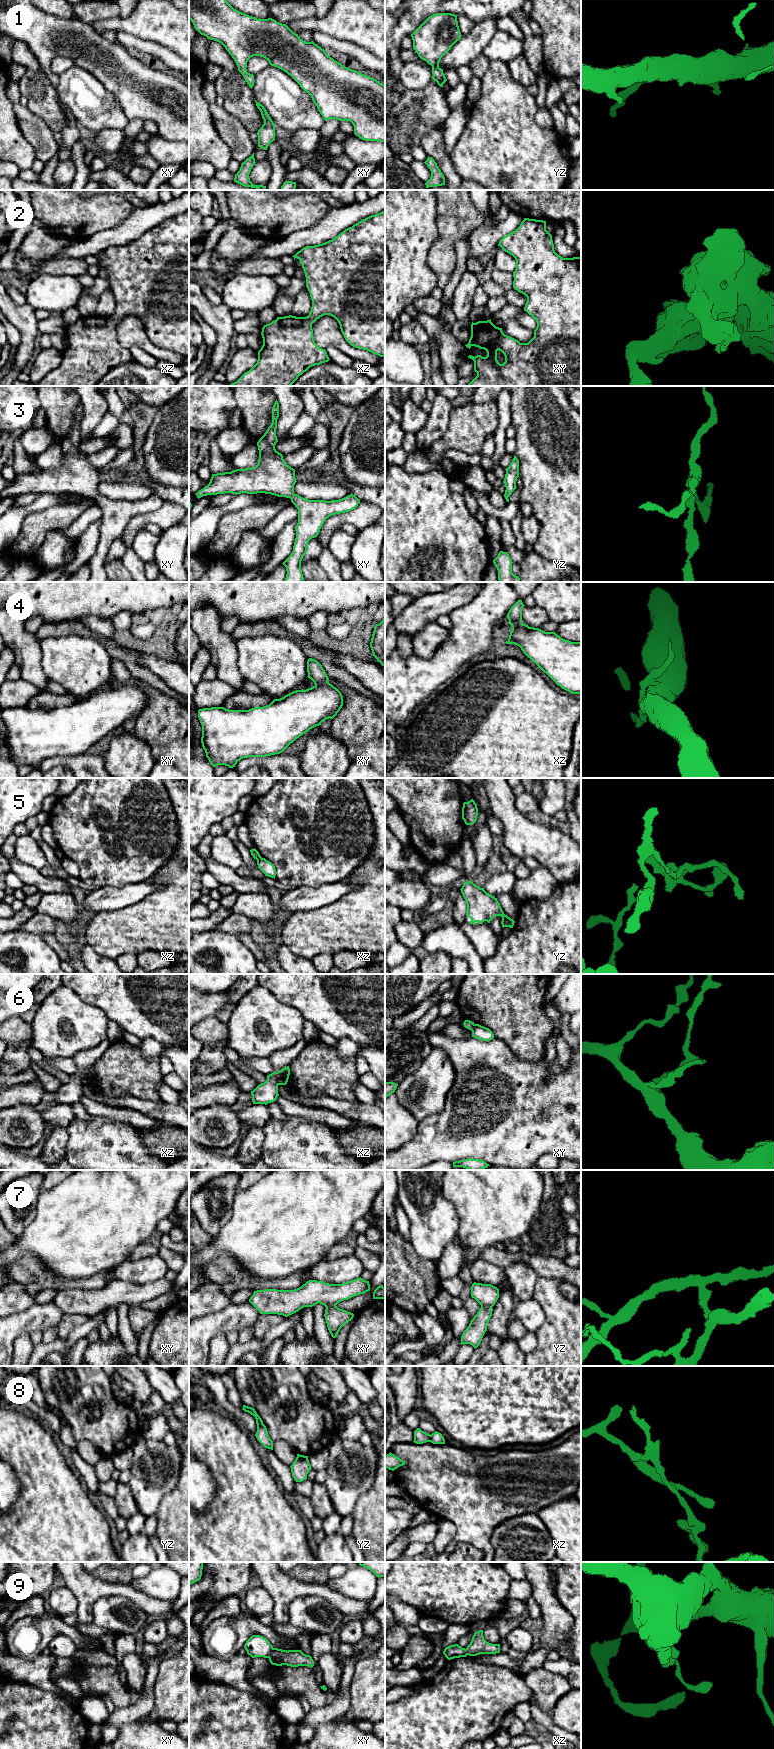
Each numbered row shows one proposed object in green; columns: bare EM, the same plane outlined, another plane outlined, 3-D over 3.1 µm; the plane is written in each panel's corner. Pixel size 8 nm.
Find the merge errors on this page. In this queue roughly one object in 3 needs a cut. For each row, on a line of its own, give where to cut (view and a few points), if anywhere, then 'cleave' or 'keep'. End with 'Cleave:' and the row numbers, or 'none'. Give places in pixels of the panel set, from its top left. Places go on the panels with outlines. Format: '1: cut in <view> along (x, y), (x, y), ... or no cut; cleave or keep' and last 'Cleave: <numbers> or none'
1: no cut; keep
2: no cut; keep
3: no cut; keep
4: no cut; keep
5: cut in xz along (260, 856), (257, 860); cleave
6: cut in xz along (276, 1072), (279, 1084); cleave
7: cut in yz along (481, 1305), (489, 1305), (491, 1307); cleave
8: cut in xz along (431, 1435), (429, 1441); cleave
9: cut in xy along (274, 1648), (267, 1657); cleave
Cleave: 5, 6, 7, 8, 9

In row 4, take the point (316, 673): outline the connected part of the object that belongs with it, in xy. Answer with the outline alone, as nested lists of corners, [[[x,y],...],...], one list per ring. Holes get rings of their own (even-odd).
[[[308,659],[307,672],[308,678],[315,684],[313,687],[293,691],[274,699],[267,706],[249,710],[229,710],[224,707],[199,709],[201,743],[210,764],[213,767],[225,765],[233,768],[243,758],[280,754],[310,729],[321,725],[326,719],[333,719],[343,706],[341,692],[328,682],[329,678],[317,660]]]

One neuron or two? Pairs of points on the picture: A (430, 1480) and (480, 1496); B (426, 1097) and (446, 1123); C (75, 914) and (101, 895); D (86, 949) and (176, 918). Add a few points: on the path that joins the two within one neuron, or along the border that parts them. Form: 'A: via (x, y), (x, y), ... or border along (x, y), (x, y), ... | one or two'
A: via (442, 1480), (468, 1490) | one
B: border along (448, 1092), (445, 1105), (438, 1112), (419, 1121) | two
C: border along (79, 905), (84, 912) | two
D: border along (86, 942), (98, 954), (111, 959) | two

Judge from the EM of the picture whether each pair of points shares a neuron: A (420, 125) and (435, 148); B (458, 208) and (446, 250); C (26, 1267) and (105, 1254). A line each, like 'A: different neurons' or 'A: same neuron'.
A: different neurons
B: same neuron
C: different neurons

